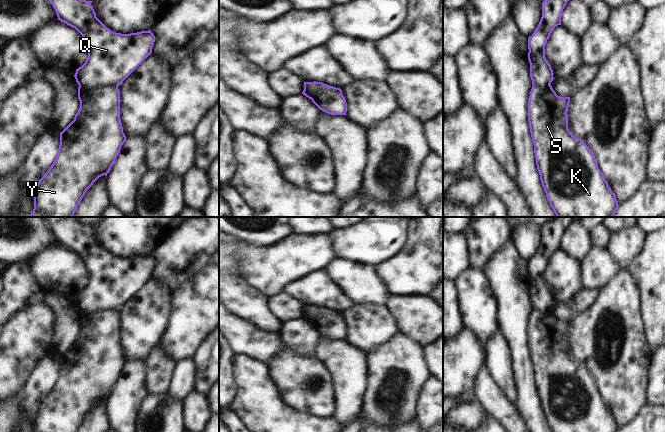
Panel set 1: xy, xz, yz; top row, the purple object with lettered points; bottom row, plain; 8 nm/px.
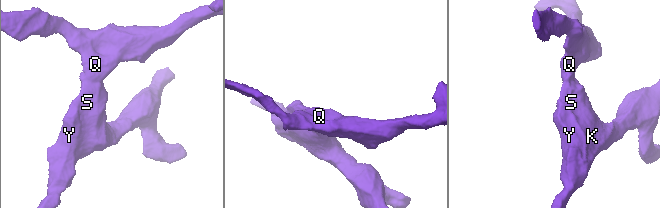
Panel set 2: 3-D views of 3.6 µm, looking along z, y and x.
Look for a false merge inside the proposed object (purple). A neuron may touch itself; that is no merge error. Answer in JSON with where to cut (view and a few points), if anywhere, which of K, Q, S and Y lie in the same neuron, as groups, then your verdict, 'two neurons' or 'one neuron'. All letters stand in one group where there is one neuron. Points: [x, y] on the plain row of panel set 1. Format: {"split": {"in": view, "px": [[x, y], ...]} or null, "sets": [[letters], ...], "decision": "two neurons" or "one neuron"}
{"split": {"in": "xy", "px": [[117, 310], [79, 311]]}, "sets": [["K", "S", "Y"], ["Q"]], "decision": "two neurons"}

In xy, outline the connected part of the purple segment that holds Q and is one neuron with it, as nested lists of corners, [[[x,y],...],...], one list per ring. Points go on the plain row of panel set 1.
[[[43,217],[56,235],[58,244],[75,252],[88,271],[88,282],[74,299],[79,311],[118,311],[149,279],[155,266],[151,256],[121,258],[111,255],[97,241],[92,225],[80,223],[76,217]]]

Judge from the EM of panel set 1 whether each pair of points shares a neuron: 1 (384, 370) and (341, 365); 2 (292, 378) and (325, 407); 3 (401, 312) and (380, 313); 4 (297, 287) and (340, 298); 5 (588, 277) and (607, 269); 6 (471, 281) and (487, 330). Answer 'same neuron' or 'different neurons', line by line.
1: different neurons
2: same neuron
3: different neurons
4: same neuron
5: same neuron
6: same neuron

